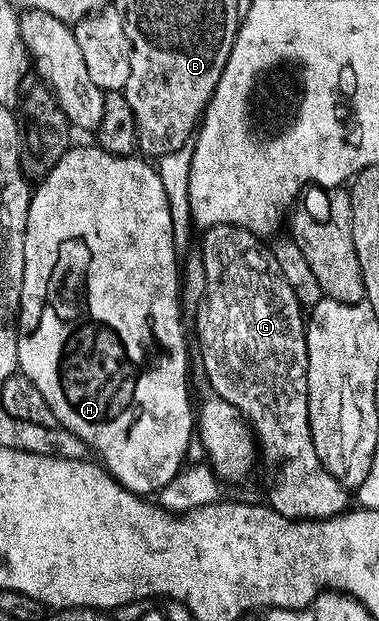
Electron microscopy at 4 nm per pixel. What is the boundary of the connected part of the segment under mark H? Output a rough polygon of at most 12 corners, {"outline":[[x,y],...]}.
{"outline":[[147,159],[31,193],[18,368],[131,492],[194,440]]}

